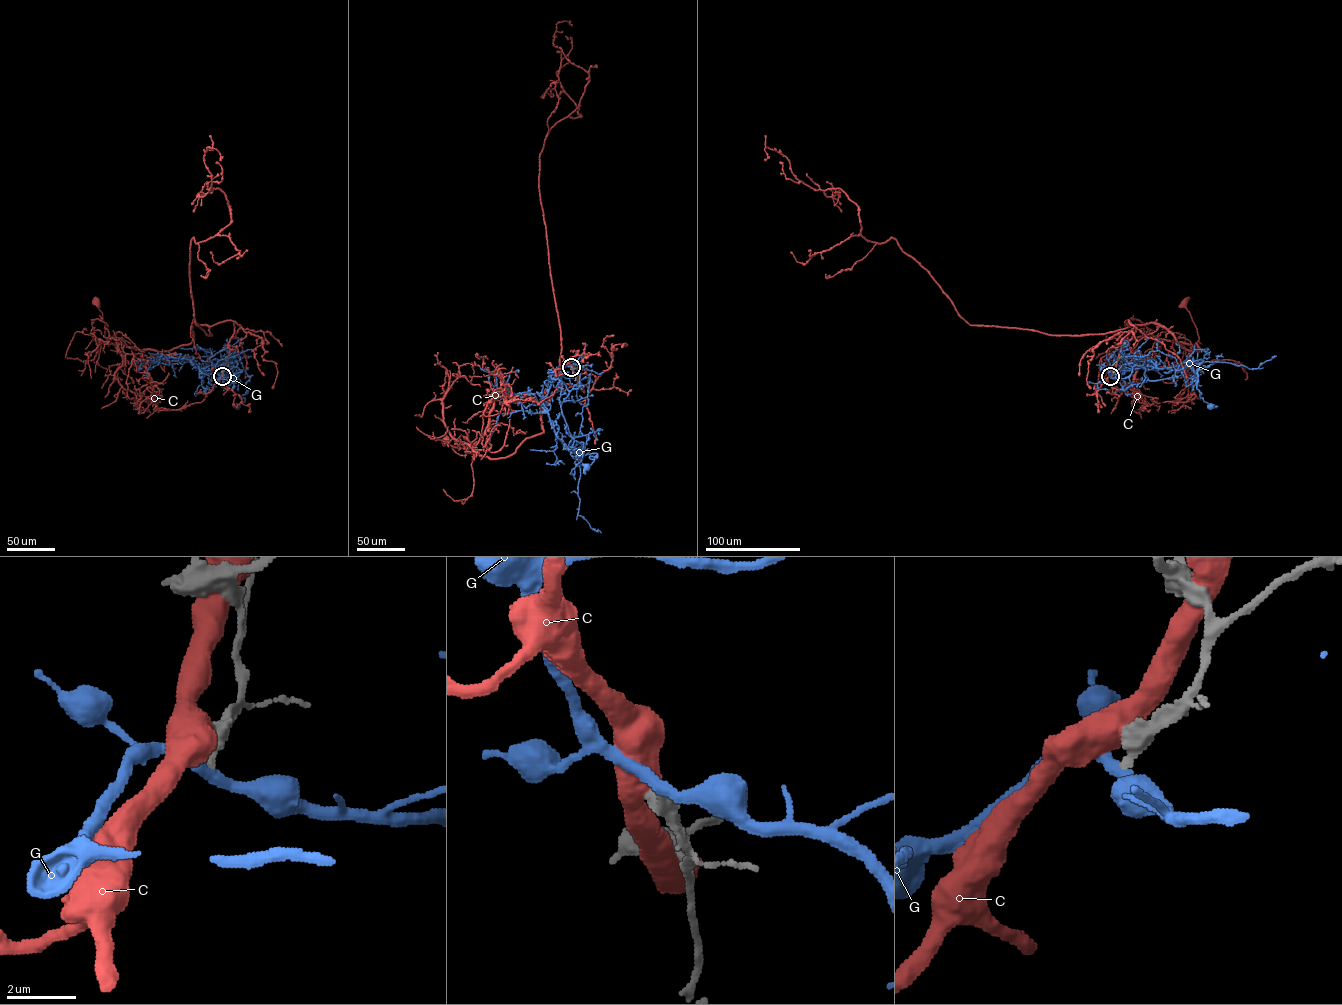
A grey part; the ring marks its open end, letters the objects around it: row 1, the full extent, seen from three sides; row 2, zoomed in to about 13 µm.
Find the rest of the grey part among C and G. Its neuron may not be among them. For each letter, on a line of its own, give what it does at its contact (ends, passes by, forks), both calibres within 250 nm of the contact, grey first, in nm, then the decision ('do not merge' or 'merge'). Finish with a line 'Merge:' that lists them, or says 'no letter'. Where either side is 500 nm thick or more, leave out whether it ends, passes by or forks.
C: 650/500 nm | do not merge
G: it passes by | 360/340 nm | do not merge
Merge: no letter

